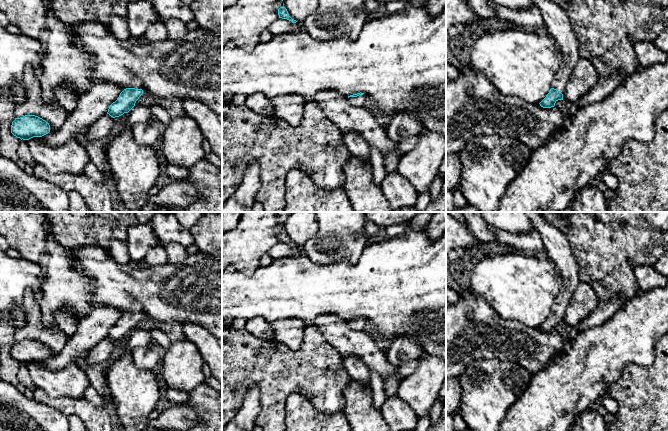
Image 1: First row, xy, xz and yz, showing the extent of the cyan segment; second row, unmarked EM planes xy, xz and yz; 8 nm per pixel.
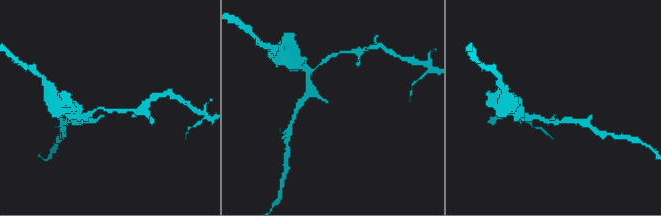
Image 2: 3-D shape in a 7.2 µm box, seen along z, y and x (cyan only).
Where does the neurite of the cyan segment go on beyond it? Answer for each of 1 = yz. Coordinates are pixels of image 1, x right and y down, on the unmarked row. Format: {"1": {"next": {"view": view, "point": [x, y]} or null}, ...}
{"1": {"next": {"view": "yz", "point": [556, 247]}}}

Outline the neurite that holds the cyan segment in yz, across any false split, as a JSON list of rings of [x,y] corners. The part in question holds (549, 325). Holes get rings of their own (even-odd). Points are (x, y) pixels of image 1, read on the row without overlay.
[[[540,212],[525,213],[530,218],[532,227],[542,236],[544,255],[556,264],[563,277],[563,284],[552,307],[552,312],[539,327],[543,332],[551,332],[558,324],[563,324],[565,309],[574,290],[581,282],[579,268],[565,234],[550,224]]]

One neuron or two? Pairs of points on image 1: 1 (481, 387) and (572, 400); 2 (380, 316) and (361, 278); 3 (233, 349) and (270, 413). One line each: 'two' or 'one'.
1: two
2: one
3: one

